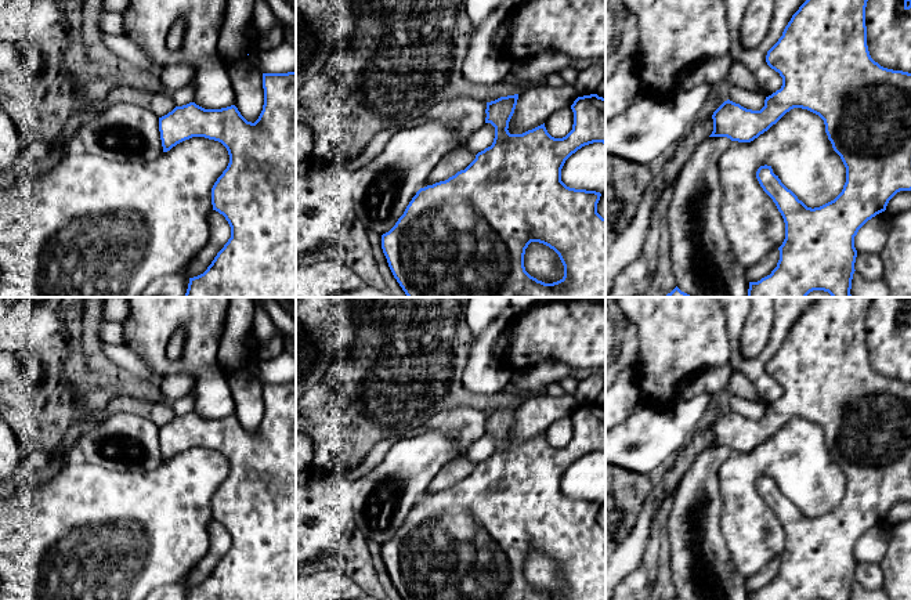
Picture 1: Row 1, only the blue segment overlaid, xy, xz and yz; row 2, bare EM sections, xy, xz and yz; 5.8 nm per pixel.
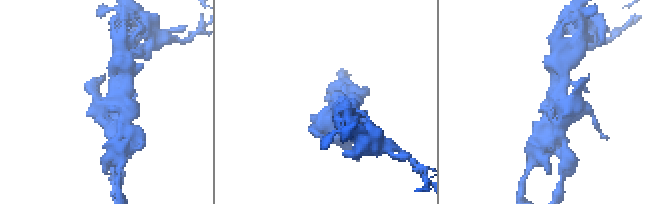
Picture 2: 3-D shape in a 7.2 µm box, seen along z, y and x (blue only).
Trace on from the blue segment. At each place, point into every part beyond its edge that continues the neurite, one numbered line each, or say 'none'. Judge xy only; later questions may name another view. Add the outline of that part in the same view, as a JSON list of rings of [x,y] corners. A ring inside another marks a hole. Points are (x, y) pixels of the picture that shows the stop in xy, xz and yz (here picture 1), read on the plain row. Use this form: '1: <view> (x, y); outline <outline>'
none

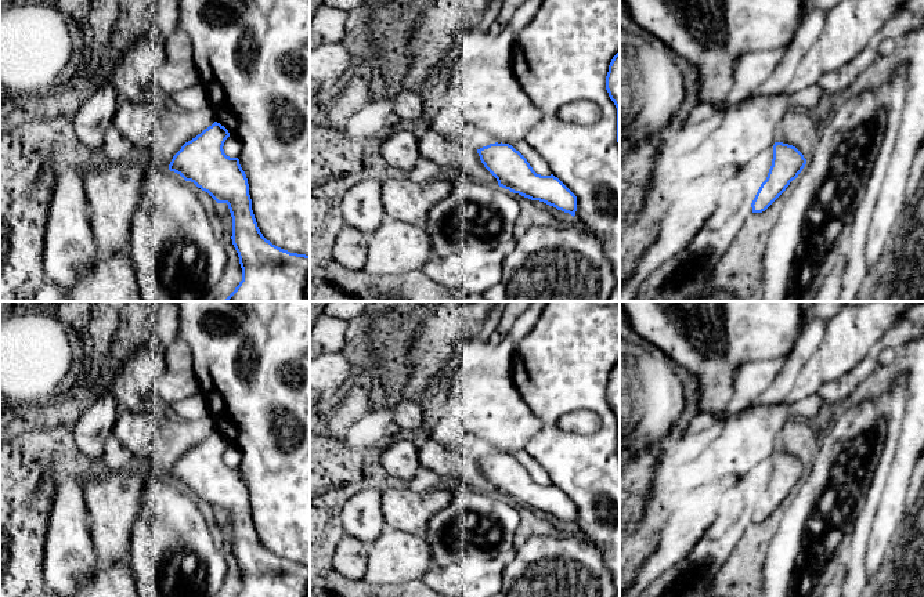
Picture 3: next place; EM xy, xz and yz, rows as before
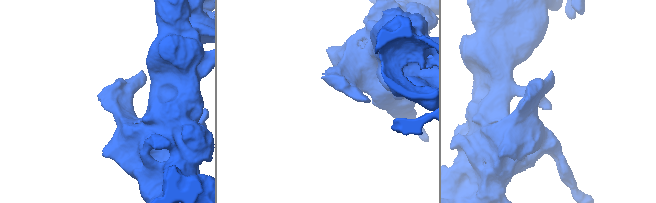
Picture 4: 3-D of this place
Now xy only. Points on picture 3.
none

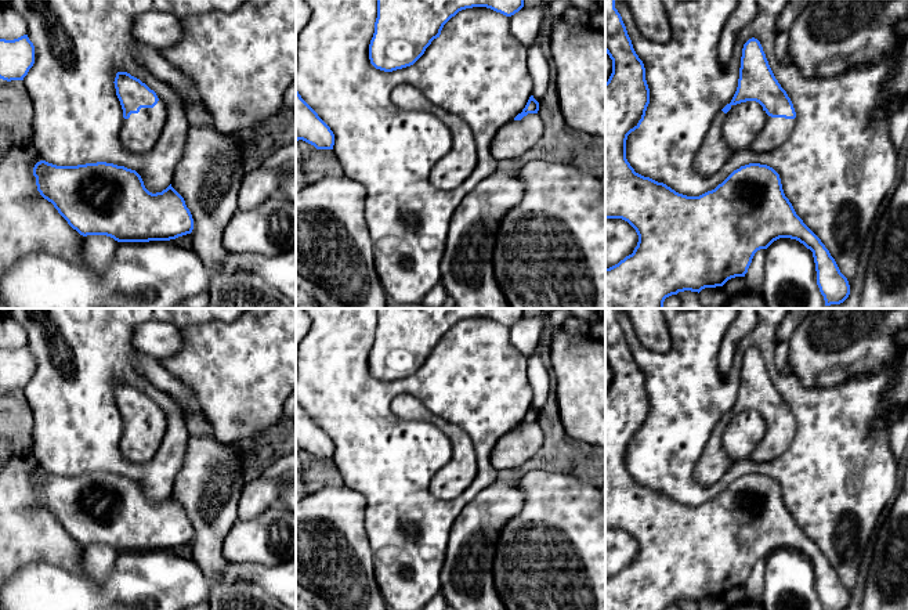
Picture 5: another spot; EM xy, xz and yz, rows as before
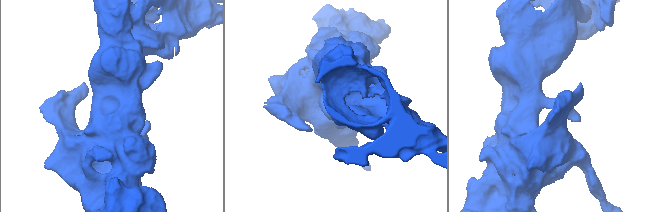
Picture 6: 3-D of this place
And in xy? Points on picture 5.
1: xy (140, 441); outline [[[163,409],[153,418],[141,418],[138,423],[131,423],[123,429],[120,450],[133,462],[145,462],[155,456],[166,433],[167,419]]]

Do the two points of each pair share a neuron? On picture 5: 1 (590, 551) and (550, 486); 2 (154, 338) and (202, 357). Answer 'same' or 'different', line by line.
1: same
2: different

